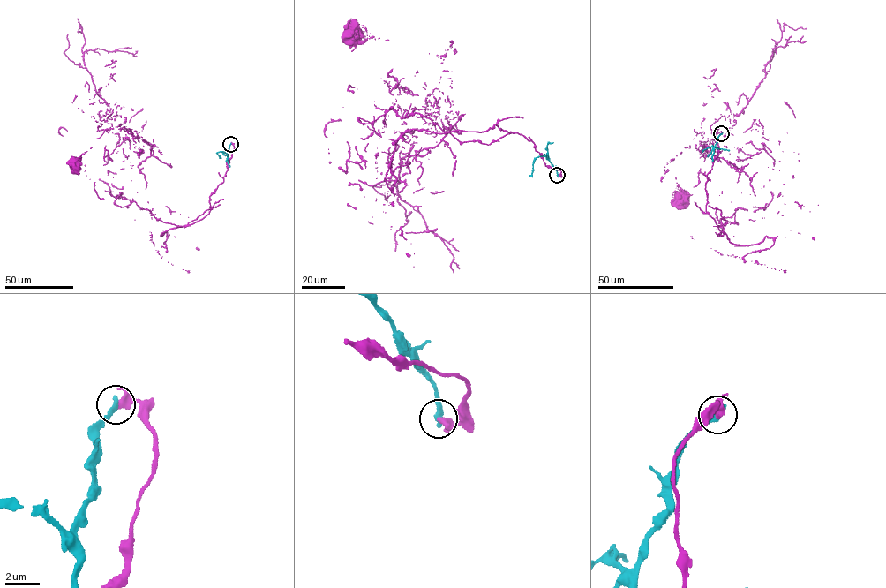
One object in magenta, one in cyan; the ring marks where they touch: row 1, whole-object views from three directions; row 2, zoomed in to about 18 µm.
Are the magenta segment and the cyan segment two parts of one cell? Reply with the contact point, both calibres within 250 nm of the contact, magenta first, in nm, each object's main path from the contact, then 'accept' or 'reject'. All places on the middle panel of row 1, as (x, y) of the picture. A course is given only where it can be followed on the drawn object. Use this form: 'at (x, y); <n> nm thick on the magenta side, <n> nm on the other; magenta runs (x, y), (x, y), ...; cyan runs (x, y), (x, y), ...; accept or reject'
at (557, 175); 280 nm thick on the magenta side, 340 nm on the other; magenta runs (557, 176), (521, 134), (495, 124), (446, 131), (348, 90), (352, 33); cyan runs (557, 176), (544, 155), (535, 159), (532, 177); accept

